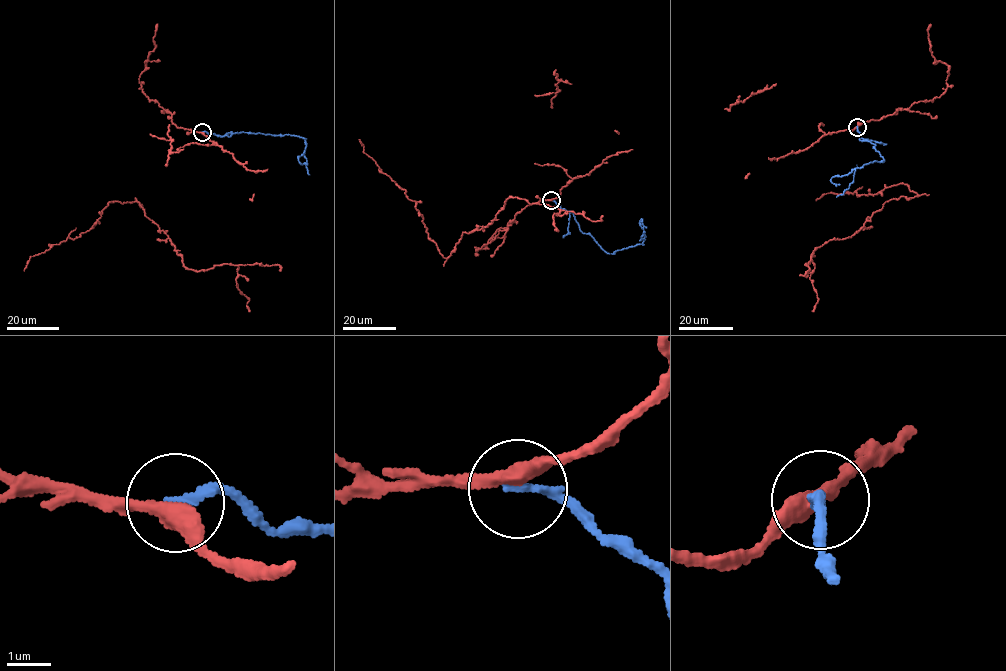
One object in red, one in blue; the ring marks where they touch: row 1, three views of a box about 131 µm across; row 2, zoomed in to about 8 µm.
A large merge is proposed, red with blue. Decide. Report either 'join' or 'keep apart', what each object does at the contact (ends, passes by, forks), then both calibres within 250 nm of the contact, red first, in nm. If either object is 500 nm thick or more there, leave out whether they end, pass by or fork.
keep apart | red passes by | blue ends | 360/240 nm

